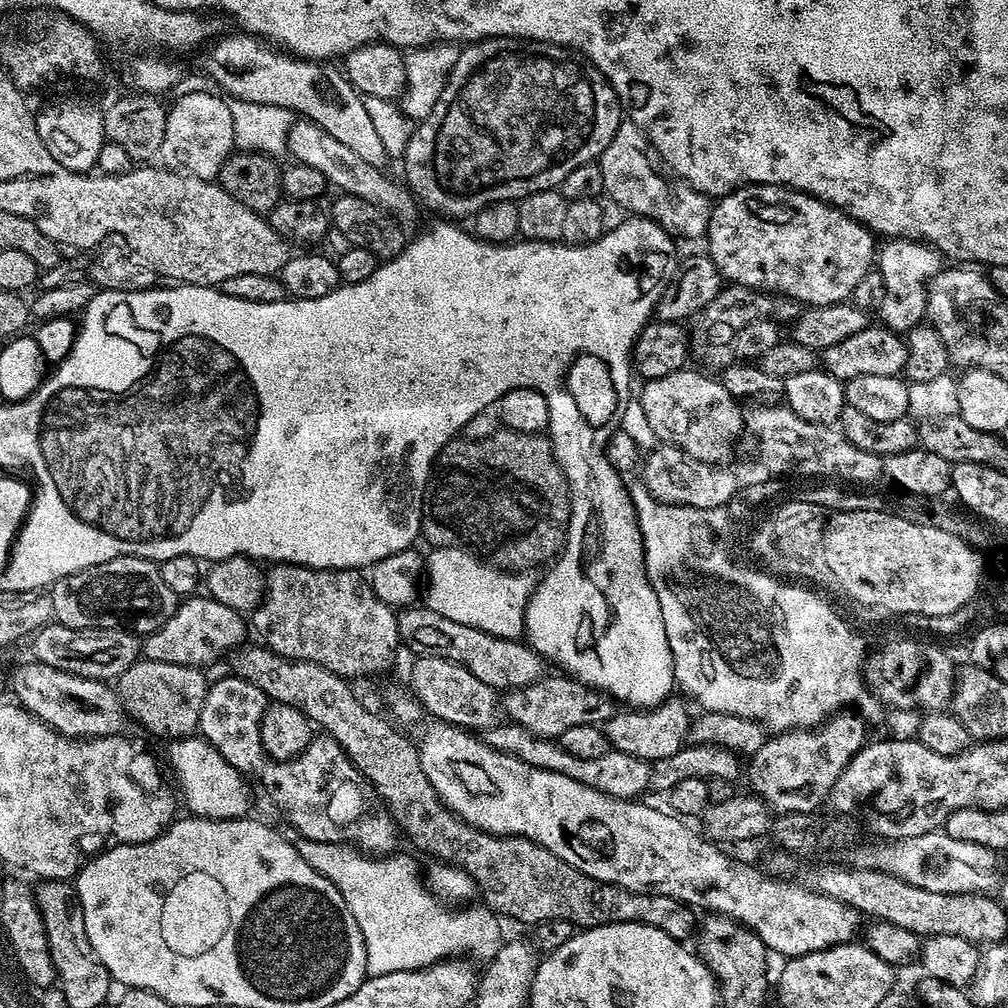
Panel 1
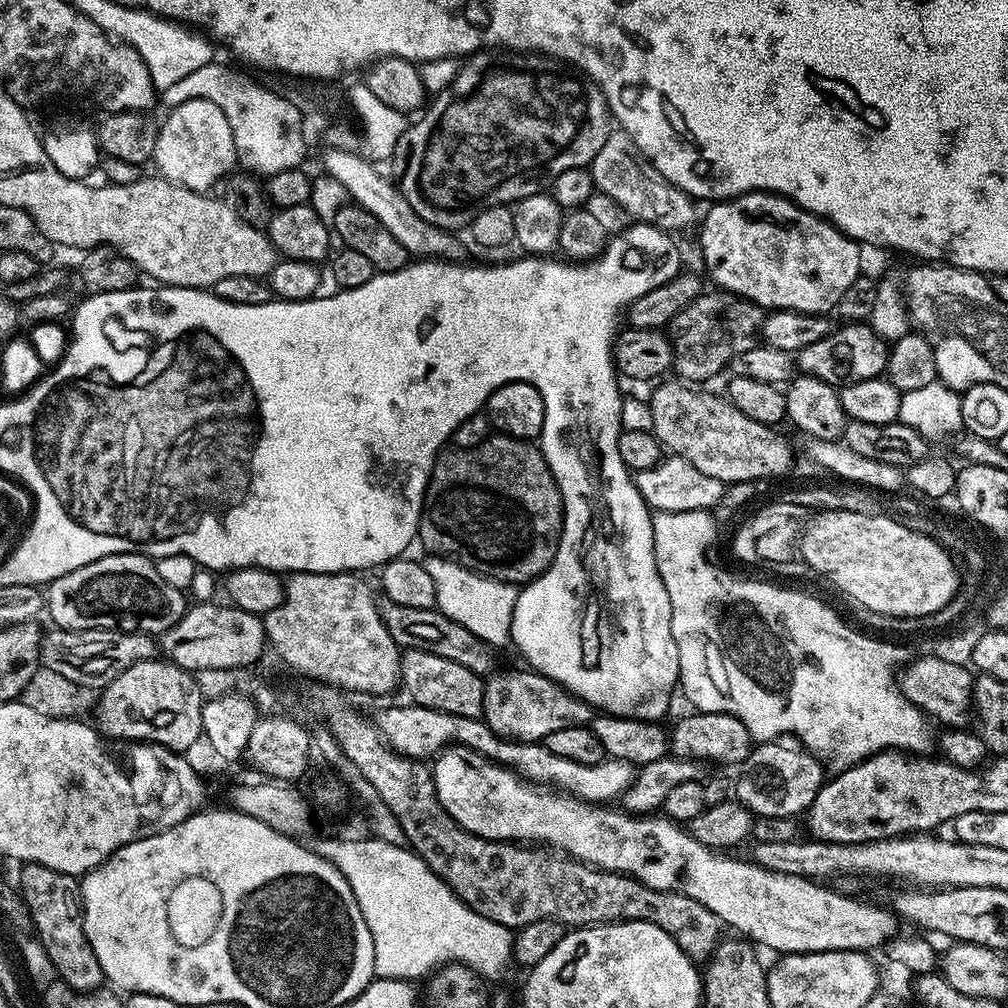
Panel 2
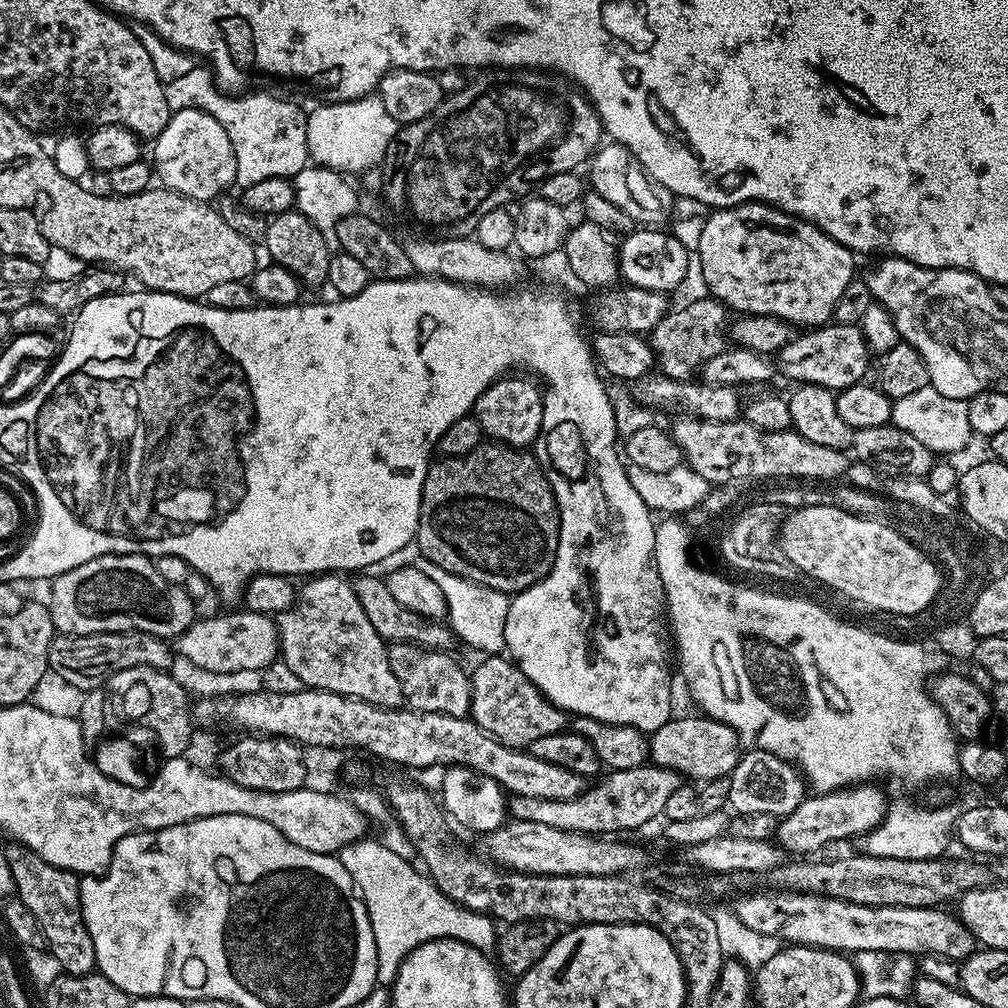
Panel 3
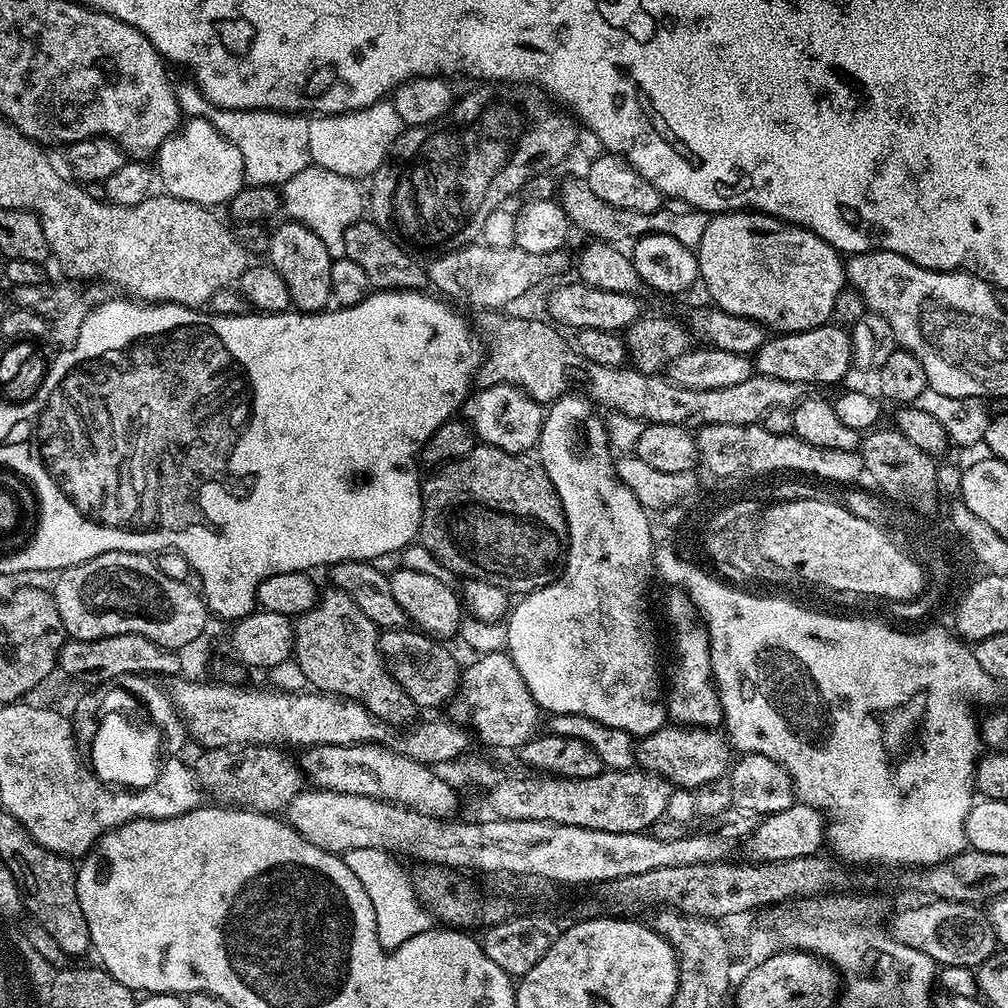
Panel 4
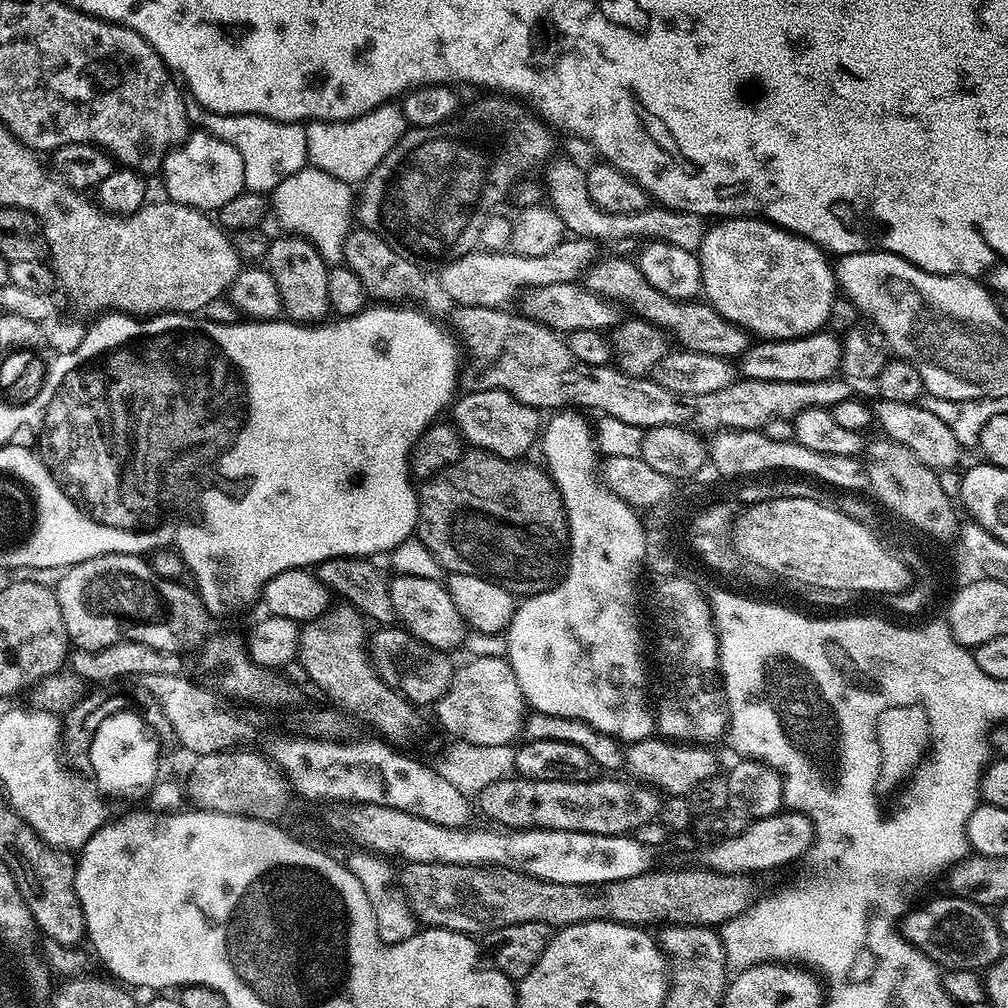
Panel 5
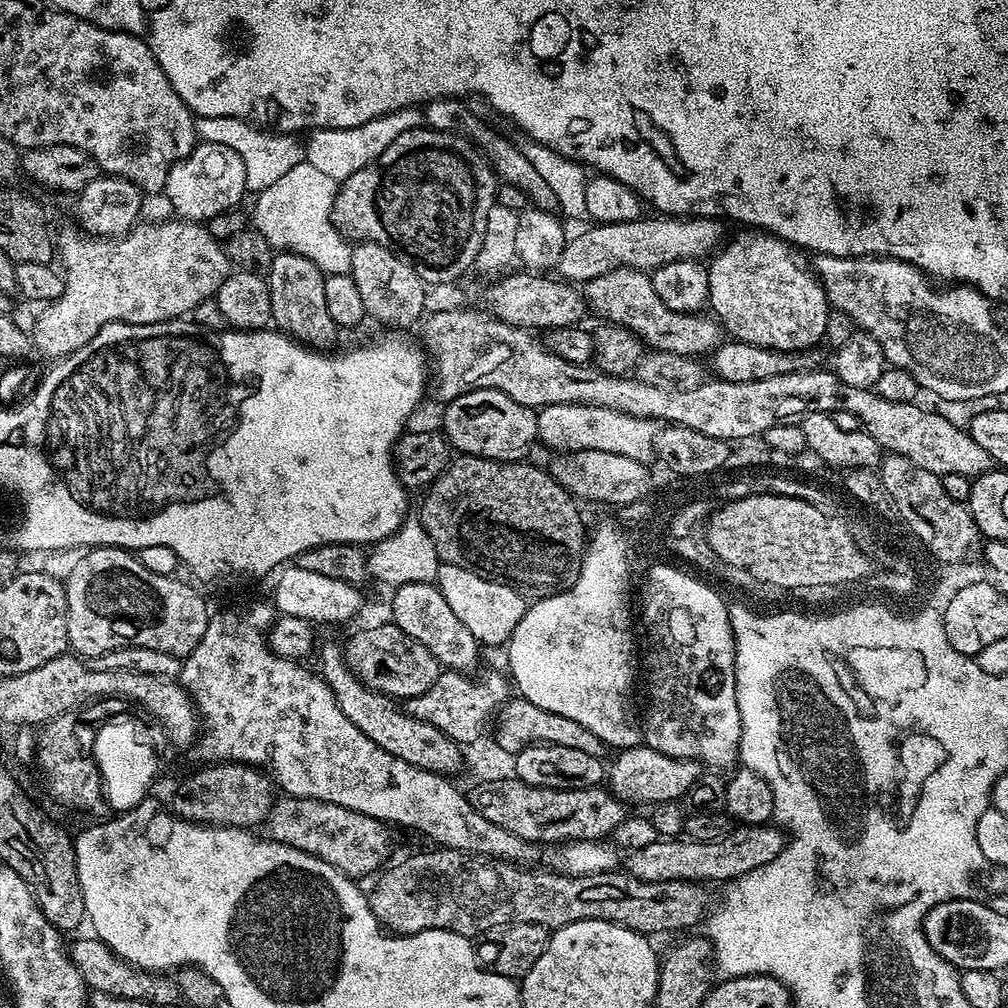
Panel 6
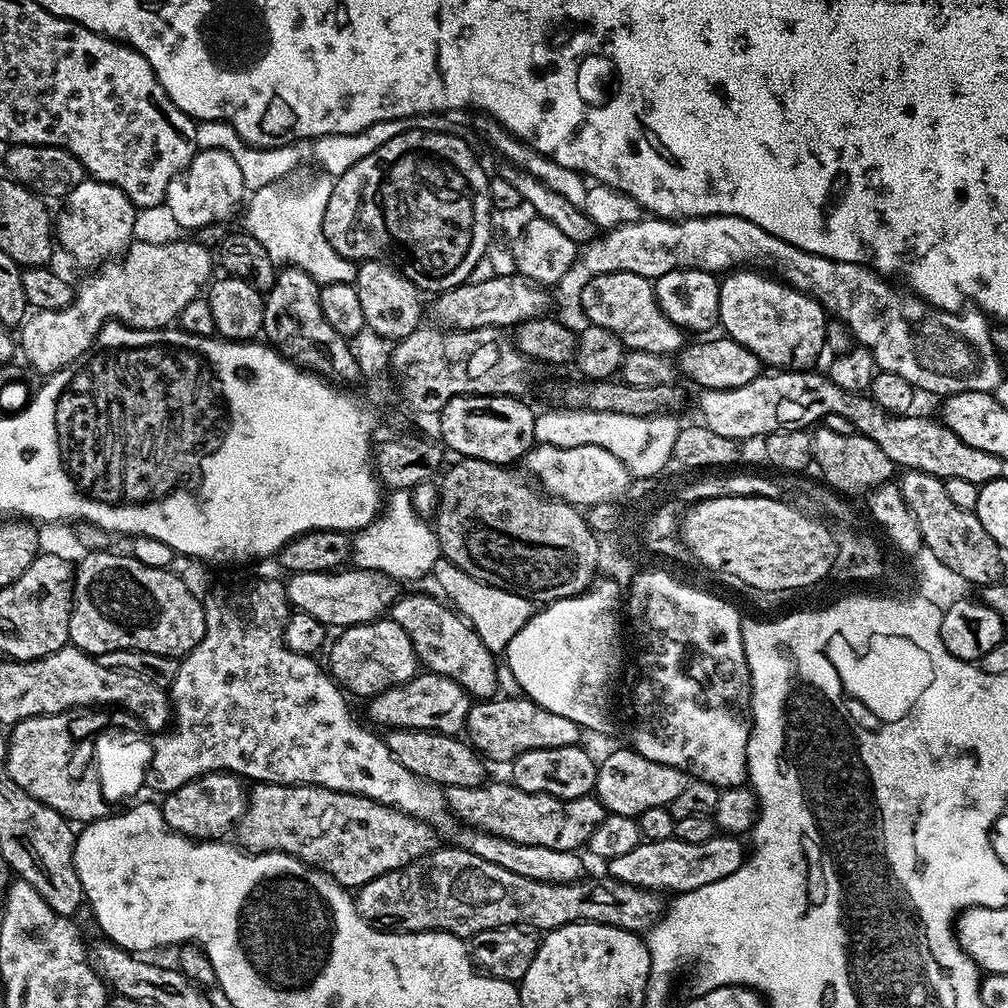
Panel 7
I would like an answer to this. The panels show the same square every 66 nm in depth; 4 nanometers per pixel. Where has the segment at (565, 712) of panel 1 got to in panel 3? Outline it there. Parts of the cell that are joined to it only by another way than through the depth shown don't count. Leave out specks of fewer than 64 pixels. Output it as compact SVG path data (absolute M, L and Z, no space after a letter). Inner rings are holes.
M488 654L476 669L471 669L472 711L470 718L483 732L488 732L498 742L511 748L531 749L538 738L546 734L563 732L566 714L541 694L538 686L522 674L520 665L504 654Z

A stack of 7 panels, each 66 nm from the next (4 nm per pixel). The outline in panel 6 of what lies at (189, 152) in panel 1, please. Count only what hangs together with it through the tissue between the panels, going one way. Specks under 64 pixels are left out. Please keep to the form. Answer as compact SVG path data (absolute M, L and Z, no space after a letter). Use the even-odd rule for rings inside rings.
M197 143L196 149L186 158L176 161L176 165L170 170L163 195L168 196L173 210L176 211L173 213L182 220L207 222L210 218L214 218L214 214L231 212L239 205L236 203L246 196L246 169L242 166L242 158L238 158L238 154L234 154L234 150L226 146Z

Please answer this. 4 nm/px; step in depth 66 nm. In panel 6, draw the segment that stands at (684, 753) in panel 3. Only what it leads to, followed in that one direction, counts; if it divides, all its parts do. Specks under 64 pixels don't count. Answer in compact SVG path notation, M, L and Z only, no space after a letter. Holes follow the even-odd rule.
M647 746L626 748L615 753L616 756L606 768L607 787L618 799L632 804L651 806L658 802L679 801L694 786L702 766L696 760L670 758L658 750ZM632 803L632 804L631 804Z

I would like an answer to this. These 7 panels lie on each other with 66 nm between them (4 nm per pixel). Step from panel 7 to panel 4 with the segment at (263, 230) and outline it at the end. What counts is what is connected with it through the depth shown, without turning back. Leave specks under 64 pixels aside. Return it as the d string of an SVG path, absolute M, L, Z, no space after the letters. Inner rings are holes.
M309 166L282 186L282 208L291 221L312 230L322 240L322 246L326 246L326 250L336 248L336 232L345 232L355 220L361 219L364 194L358 187L360 186L348 176Z

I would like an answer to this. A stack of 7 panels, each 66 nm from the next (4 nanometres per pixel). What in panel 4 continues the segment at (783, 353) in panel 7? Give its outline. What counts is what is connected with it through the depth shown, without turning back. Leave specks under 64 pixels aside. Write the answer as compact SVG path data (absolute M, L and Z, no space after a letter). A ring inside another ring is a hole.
M737 210L713 215L695 254L699 279L702 284L704 280L704 288L712 299L709 301L715 307L763 324L776 334L814 330L829 323L834 298L846 286L846 264L841 253L808 229L789 224L778 216L769 216L767 212Z

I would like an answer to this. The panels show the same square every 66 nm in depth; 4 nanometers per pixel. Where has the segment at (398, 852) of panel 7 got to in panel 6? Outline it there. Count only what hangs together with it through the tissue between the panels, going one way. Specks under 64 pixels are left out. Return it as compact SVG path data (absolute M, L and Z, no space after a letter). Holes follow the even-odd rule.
M281 797L273 803L266 821L267 828L269 839L280 844L292 845L296 849L312 848L315 856L323 852L324 860L353 878L368 875L371 877L386 864L384 859L388 856L389 825L385 821L375 820L336 803L326 803L318 799Z

